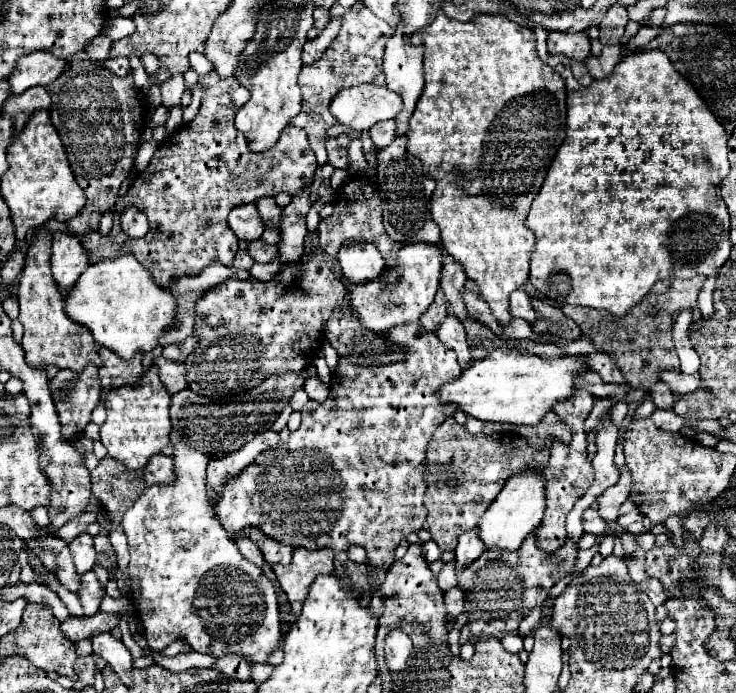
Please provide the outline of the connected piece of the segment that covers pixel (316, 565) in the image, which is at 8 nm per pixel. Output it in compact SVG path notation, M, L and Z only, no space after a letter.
M294 549L294 559L288 565L272 565L280 587L288 595L294 613L300 613L312 581L322 573L334 573L332 549Z

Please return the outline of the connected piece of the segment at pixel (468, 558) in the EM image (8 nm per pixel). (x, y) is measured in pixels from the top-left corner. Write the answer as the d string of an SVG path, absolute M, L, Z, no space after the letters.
M470 529L466 533L462 533L458 547L456 547L456 573L464 571L470 563L474 563L482 553L482 541L478 541L478 529Z

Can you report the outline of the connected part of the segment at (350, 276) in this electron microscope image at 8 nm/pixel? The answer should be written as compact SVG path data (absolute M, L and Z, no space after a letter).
M348 243L340 247L338 261L346 279L356 283L366 283L384 271L384 259L380 251L370 243Z

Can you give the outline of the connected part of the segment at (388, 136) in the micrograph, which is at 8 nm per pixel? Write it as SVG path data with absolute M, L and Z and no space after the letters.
M380 121L378 125L374 125L374 129L370 129L370 139L374 147L384 149L386 145L390 145L394 141L394 131L396 131L394 121Z

